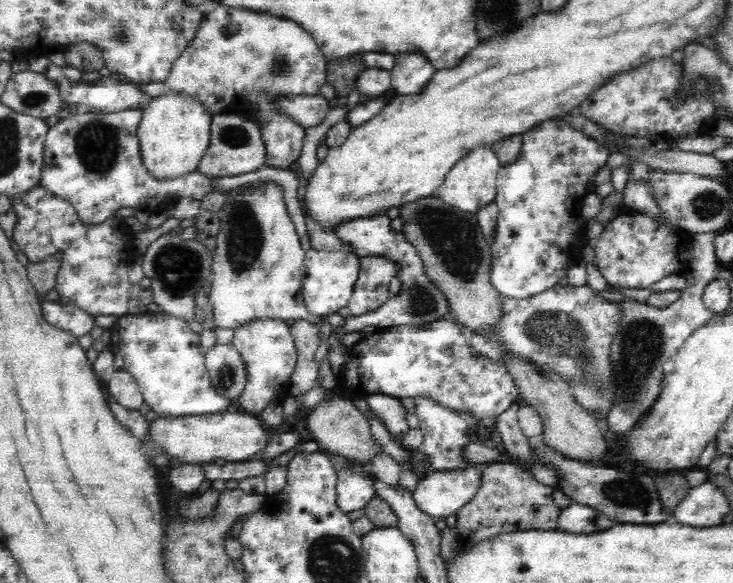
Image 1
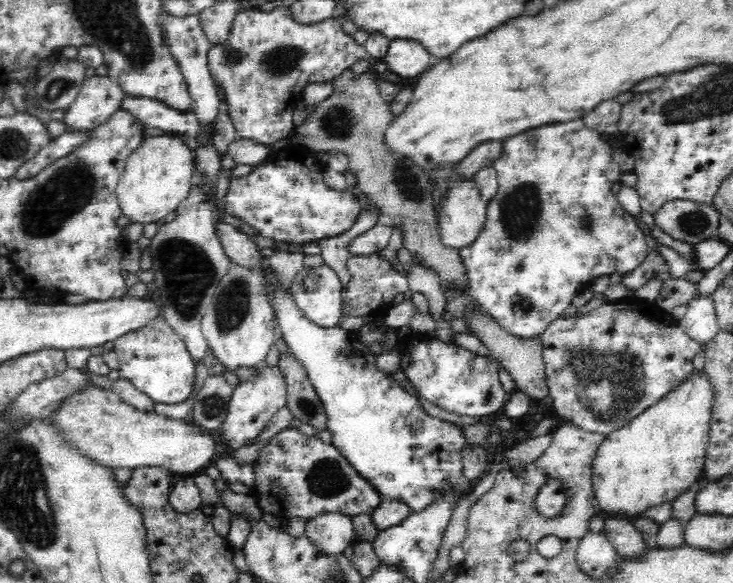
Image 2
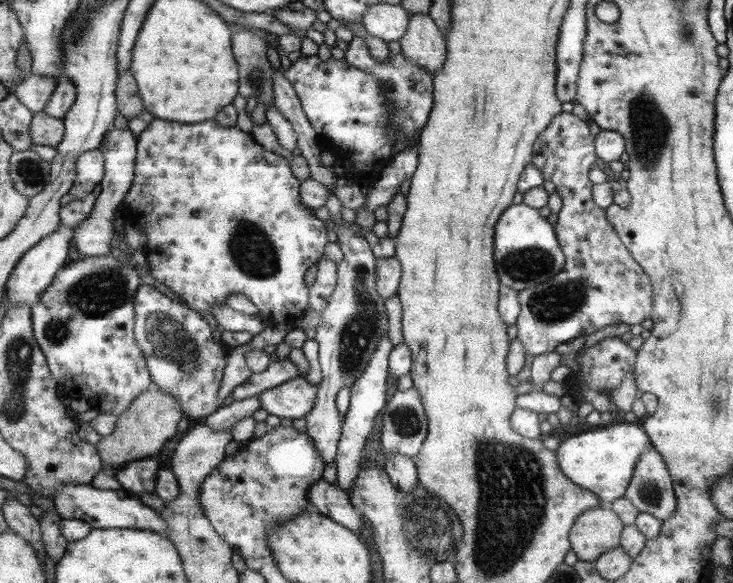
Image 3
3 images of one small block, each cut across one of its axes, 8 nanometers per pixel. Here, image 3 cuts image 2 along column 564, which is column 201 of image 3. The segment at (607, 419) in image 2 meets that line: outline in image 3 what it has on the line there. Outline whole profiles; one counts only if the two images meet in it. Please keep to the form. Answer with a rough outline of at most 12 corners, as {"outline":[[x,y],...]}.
{"outline":[[143,283],[135,339],[188,419],[219,410],[228,348]]}

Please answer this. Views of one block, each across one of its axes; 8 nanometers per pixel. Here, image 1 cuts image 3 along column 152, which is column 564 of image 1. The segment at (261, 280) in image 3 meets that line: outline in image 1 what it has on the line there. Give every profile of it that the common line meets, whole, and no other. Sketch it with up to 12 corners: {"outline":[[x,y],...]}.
{"outline":[[564,119],[497,179],[491,283],[555,288],[608,147]]}

